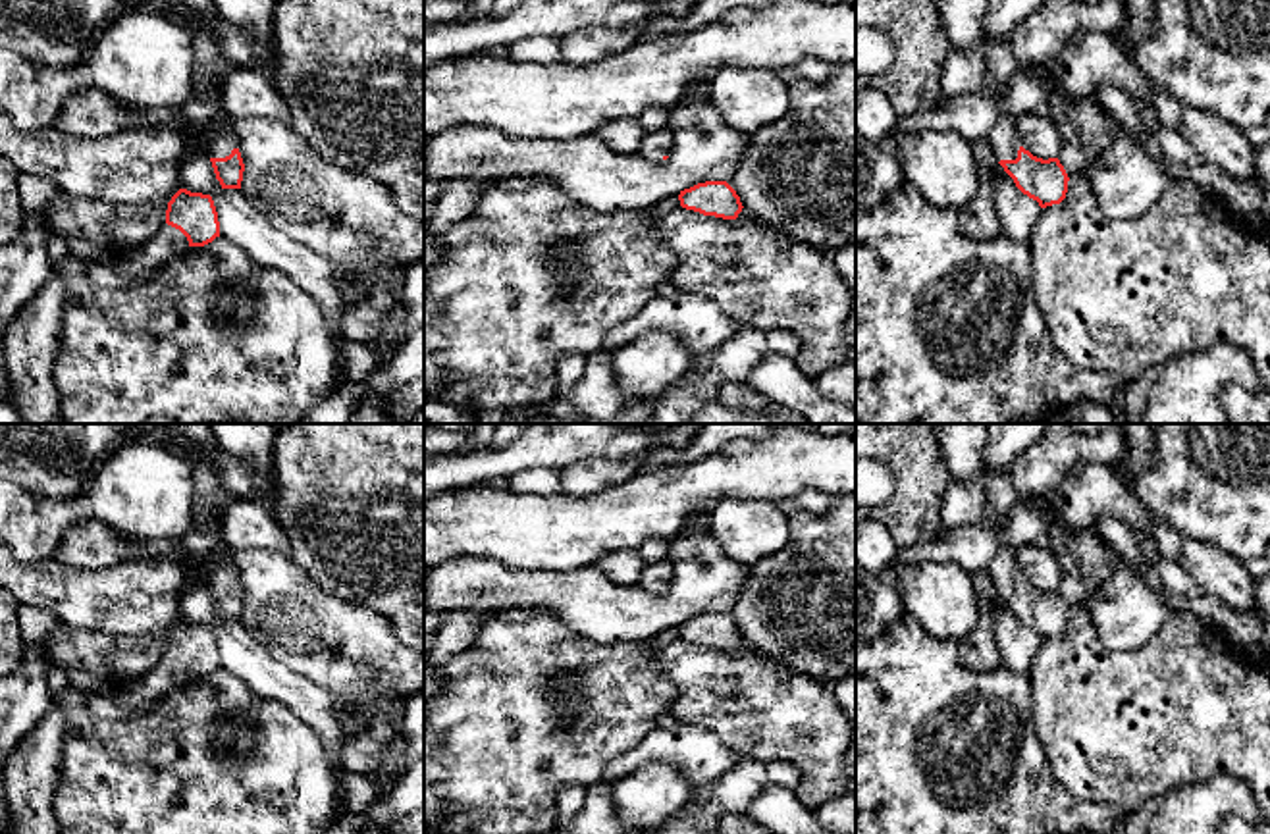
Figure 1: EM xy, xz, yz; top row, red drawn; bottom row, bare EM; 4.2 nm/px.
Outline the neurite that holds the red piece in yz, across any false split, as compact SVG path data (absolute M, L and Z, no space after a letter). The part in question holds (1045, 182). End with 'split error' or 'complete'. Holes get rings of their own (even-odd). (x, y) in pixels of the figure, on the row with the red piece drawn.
M1002 116L989 135L998 164L1041 208L1060 204L1070 181L1064 166L1058 158L1043 160L1025 150L1016 121L1012 116Z | split error

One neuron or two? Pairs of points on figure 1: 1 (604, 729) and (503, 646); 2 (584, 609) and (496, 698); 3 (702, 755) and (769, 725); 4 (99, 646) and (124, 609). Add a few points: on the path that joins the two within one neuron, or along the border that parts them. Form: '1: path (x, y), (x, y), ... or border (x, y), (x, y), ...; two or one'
1: path (575, 709), (550, 707), (527, 684), (527, 675); one
2: border (540, 607), (552, 609), (590, 640), (609, 644); two
3: border (683, 723), (710, 730), (740, 759); two
4: border (62, 623), (110, 634), (153, 634); two

